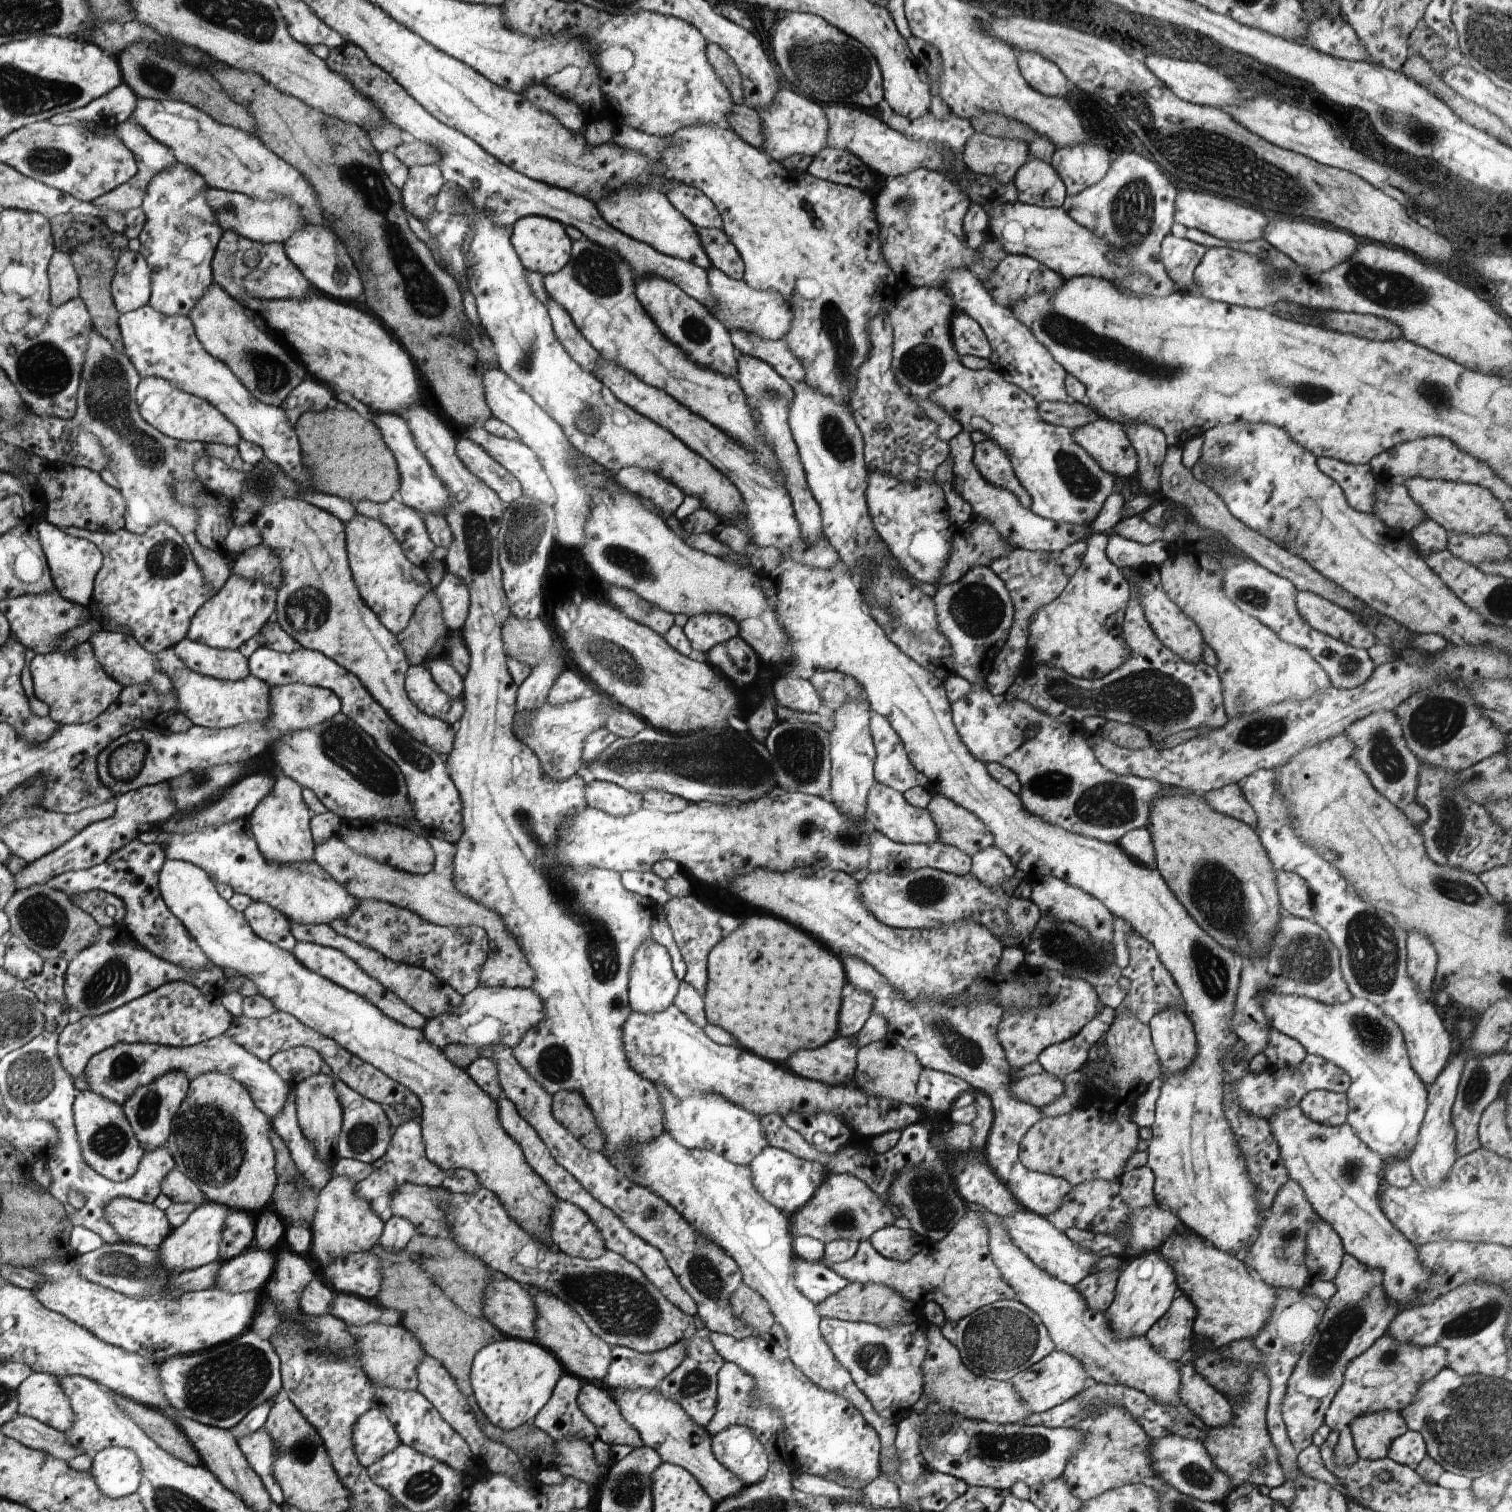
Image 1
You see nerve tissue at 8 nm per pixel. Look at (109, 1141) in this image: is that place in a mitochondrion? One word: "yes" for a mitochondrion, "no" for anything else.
yes

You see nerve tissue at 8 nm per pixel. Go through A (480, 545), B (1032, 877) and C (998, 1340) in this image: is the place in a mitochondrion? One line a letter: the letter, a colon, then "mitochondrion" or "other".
A: mitochondrion
B: other
C: mitochondrion

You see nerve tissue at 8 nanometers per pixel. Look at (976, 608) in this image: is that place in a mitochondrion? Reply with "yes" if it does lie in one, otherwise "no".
yes

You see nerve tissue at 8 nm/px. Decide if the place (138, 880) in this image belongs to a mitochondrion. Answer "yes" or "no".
no

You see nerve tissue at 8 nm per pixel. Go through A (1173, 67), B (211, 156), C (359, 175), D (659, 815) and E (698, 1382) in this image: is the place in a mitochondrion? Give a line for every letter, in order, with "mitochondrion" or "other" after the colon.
A: other
B: other
C: mitochondrion
D: other
E: mitochondrion

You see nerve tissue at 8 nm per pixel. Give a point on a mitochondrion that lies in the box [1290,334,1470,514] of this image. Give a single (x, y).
(1436, 395)

